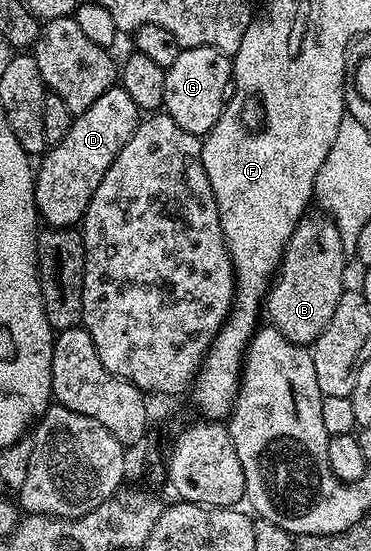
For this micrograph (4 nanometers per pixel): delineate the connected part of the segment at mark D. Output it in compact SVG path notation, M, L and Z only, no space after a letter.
M114 86L110 90L106 90L106 94L102 94L102 98L98 98L98 102L94 102L94 106L90 106L90 110L79 113L73 119L70 130L66 130L66 138L51 145L43 153L42 159L39 161L41 164L38 164L34 175L36 178L36 211L39 219L47 227L71 228L83 221L84 212L90 206L90 198L94 194L94 190L98 190L98 182L102 182L106 170L110 170L110 166L114 162L114 158L118 158L122 146L126 146L126 142L130 142L141 119L142 109L136 105L134 98L130 98L130 94L126 94L123 86Z

